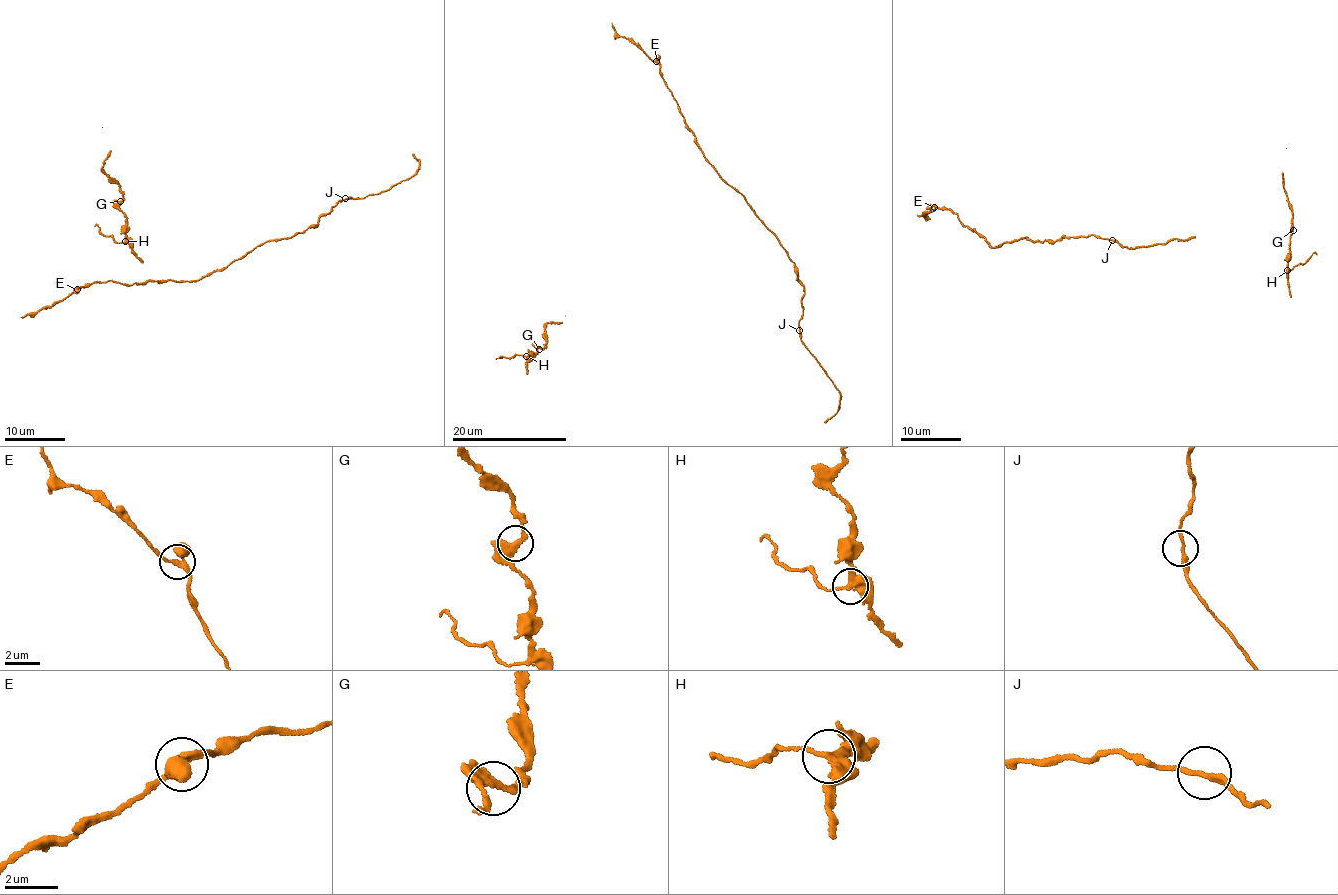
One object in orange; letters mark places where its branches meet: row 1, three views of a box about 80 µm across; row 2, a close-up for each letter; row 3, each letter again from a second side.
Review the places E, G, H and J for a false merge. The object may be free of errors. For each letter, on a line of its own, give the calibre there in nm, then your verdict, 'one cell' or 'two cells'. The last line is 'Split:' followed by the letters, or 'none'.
E: 280 nm thick; one cell
G: 300 nm thick; one cell
H: 320 nm thick; two cells
J: 190 nm thick; one cell
Split: H

